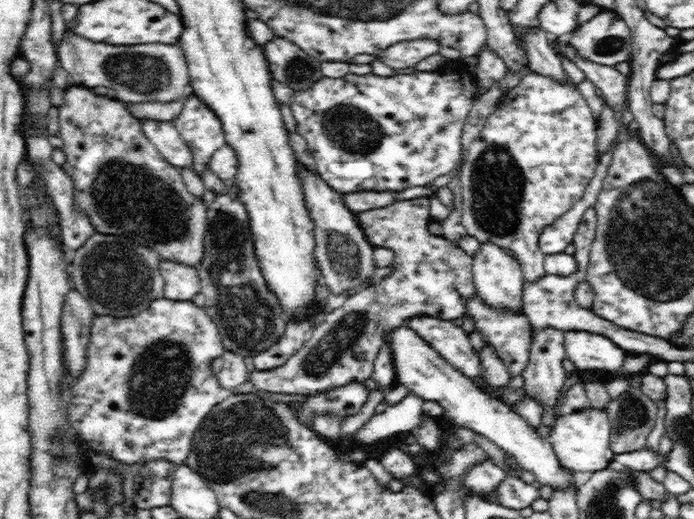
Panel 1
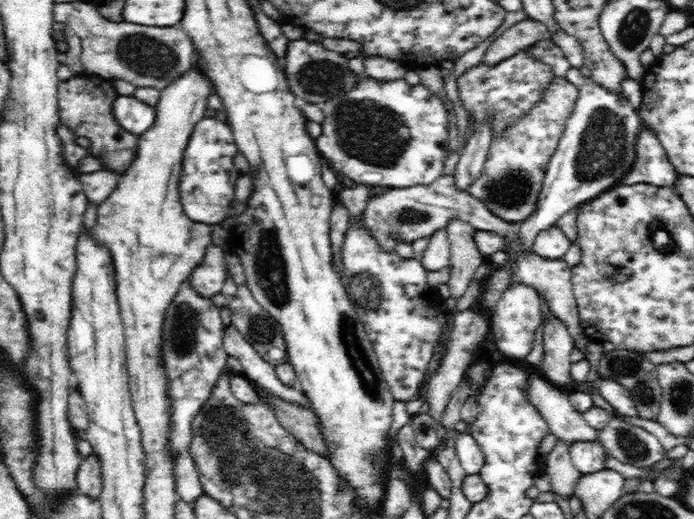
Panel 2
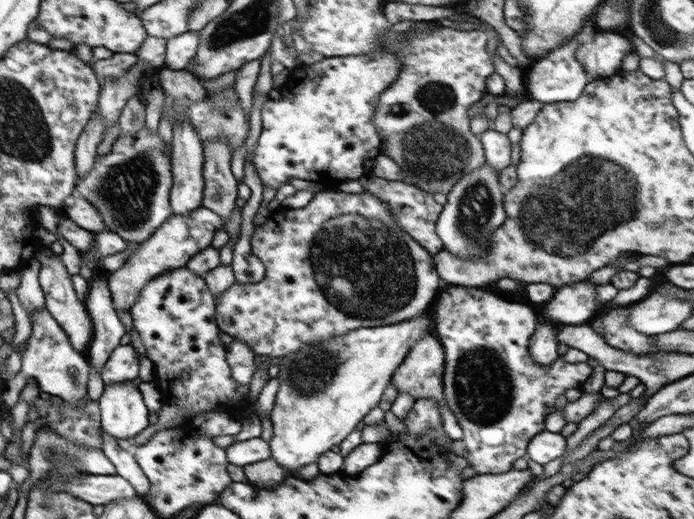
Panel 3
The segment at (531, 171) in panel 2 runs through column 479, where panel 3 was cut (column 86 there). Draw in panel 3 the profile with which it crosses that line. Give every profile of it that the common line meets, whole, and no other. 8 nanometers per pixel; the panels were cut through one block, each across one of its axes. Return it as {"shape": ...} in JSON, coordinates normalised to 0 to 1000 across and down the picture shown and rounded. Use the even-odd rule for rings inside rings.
{"shape":[[[210,243],[192,262],[173,258],[161,277],[156,297],[140,297],[138,316],[130,335],[112,351],[115,378],[130,385],[141,399],[154,443],[167,447],[182,468],[203,468],[222,455],[225,443],[249,412],[248,389],[244,385],[249,366],[249,318],[246,289],[239,285],[229,254],[219,258]]]}

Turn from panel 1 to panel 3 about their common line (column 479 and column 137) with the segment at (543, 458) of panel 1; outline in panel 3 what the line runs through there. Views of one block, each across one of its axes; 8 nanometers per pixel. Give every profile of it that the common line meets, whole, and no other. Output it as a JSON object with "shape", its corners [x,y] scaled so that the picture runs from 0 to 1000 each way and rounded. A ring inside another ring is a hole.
{"shape":[[[187,734],[151,740],[143,786],[146,829],[164,844],[193,844],[213,821],[210,778]]]}

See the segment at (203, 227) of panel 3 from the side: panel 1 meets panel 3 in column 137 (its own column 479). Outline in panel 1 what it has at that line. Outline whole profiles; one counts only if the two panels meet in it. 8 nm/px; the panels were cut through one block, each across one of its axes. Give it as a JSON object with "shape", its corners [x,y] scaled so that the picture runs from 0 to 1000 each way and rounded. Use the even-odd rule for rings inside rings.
{"shape":[[[695,468],[682,493],[682,541],[689,576],[715,599],[739,599],[754,605],[754,553],[756,534],[748,505],[728,478]]]}

